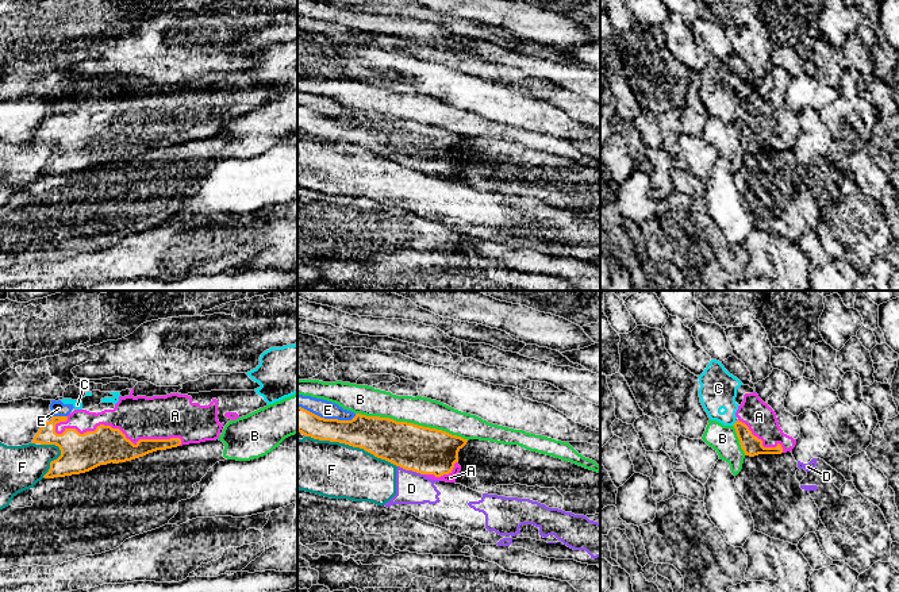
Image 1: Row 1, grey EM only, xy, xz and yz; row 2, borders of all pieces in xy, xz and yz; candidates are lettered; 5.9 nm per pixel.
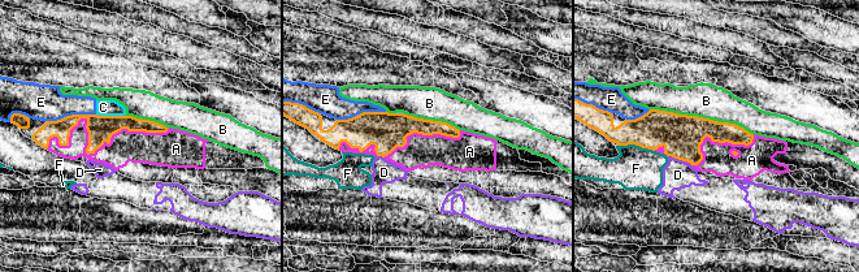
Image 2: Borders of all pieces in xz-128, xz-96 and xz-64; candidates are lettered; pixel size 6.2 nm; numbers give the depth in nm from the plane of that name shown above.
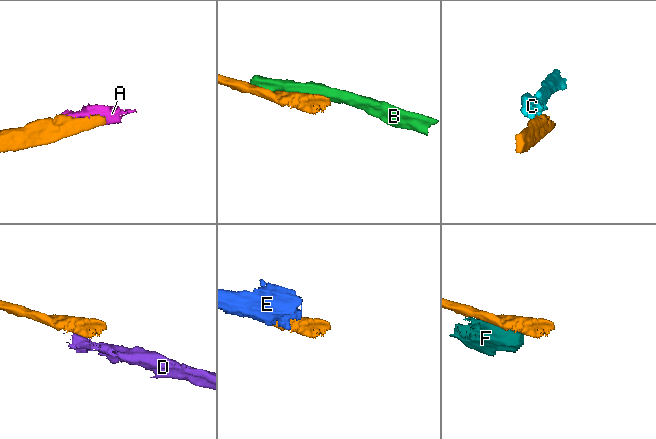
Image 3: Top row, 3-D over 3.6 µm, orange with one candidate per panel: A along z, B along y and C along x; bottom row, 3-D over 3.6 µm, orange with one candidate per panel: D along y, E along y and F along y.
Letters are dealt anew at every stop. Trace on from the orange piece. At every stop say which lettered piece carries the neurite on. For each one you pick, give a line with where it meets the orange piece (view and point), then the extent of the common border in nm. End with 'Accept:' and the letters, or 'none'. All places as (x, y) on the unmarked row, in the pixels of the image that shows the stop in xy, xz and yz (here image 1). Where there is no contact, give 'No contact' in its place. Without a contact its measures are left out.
A: Touches orange at xy (116, 126). Shared border 750 nm
Accept: A

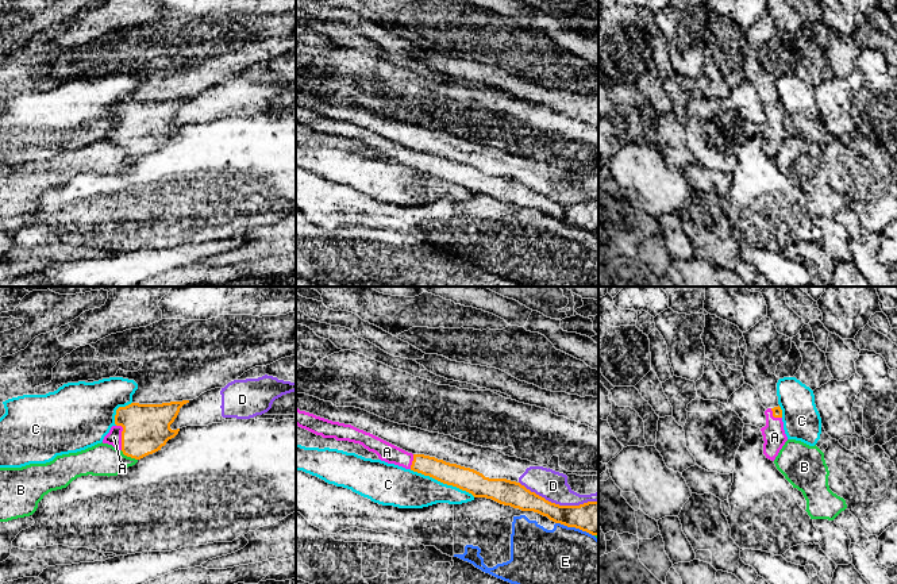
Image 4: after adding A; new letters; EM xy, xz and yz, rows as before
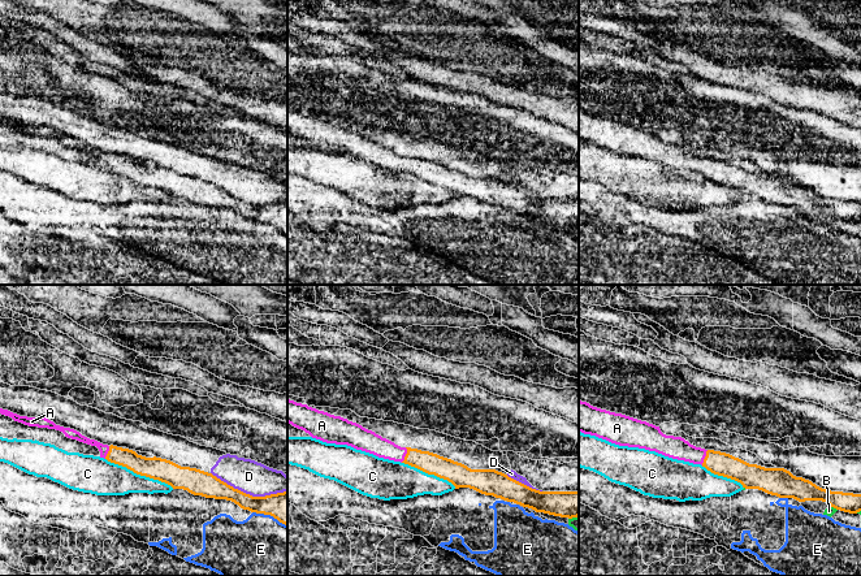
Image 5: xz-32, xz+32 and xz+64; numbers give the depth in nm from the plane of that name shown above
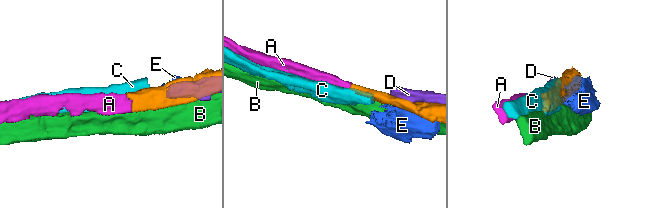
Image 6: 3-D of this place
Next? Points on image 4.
A: Touches orange at xy (122, 133). Shared border 160 nm
Accept: A

